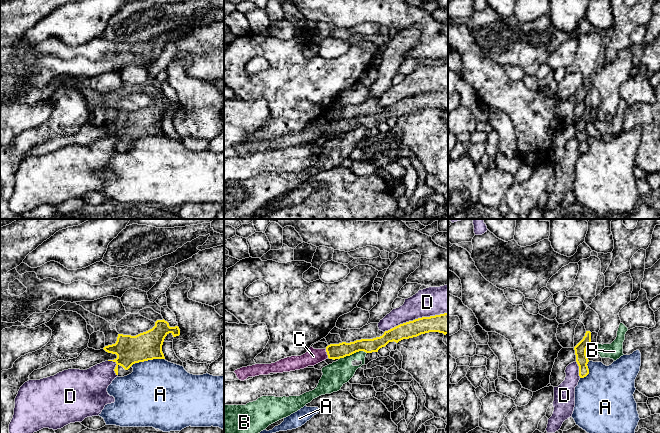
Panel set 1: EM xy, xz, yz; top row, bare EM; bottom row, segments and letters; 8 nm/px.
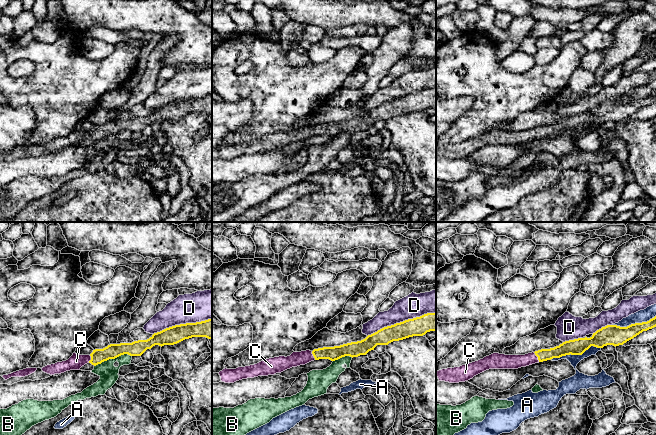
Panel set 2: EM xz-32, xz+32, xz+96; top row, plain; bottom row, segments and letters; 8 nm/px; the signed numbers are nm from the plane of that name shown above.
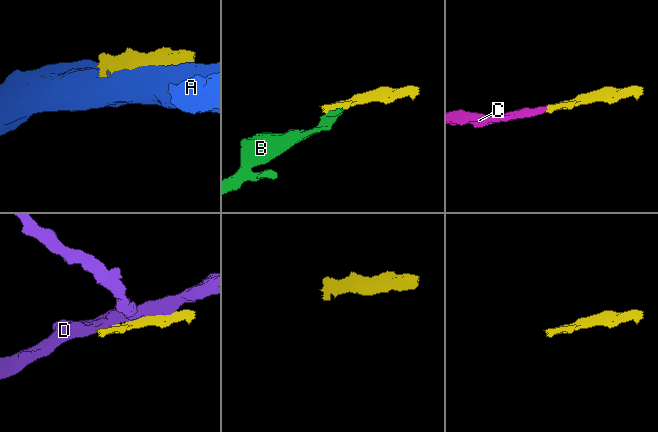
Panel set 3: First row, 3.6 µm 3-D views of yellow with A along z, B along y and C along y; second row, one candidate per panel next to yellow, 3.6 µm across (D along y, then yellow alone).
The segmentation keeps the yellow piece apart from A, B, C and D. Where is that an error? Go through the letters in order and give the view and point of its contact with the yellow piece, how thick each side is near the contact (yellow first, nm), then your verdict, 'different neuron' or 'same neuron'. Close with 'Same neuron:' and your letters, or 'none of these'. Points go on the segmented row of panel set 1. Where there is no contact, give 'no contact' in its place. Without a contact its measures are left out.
A: xy (147, 360) | 220/480 nm | different neuron
B: xz (352, 353) | 130/190 nm | different neuron
C: xz (327, 353) | 130/130 nm | same neuron
D: xz (415, 319) | 160/220 nm | different neuron
Same neuron: C

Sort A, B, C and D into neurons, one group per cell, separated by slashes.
A / B / C / D

